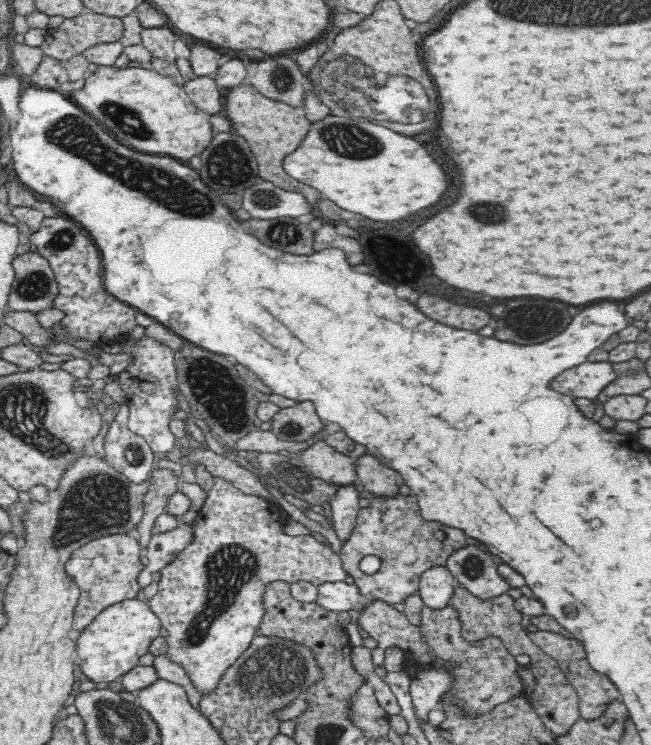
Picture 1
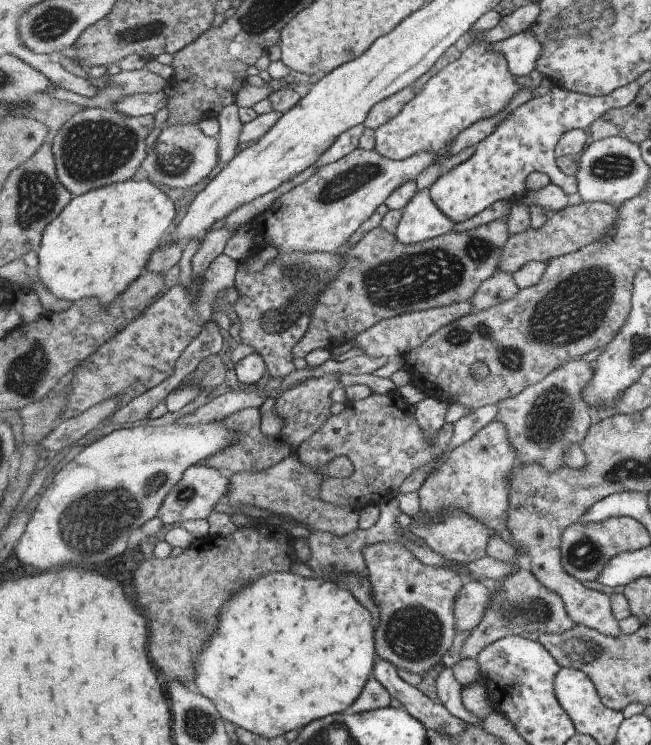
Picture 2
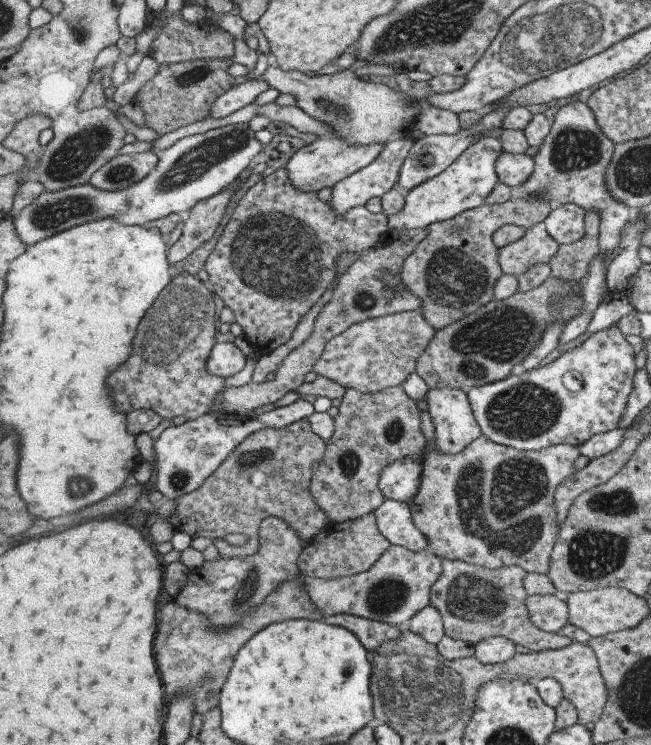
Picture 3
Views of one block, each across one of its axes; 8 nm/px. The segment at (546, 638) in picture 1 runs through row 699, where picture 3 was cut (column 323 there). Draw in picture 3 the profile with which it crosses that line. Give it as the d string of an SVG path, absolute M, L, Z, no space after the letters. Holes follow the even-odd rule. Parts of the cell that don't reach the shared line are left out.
M391 545L381 558L365 572L335 579L303 577L305 588L315 606L325 614L352 614L401 626L431 604L431 590L443 575L444 559L433 551L413 552L403 546Z

